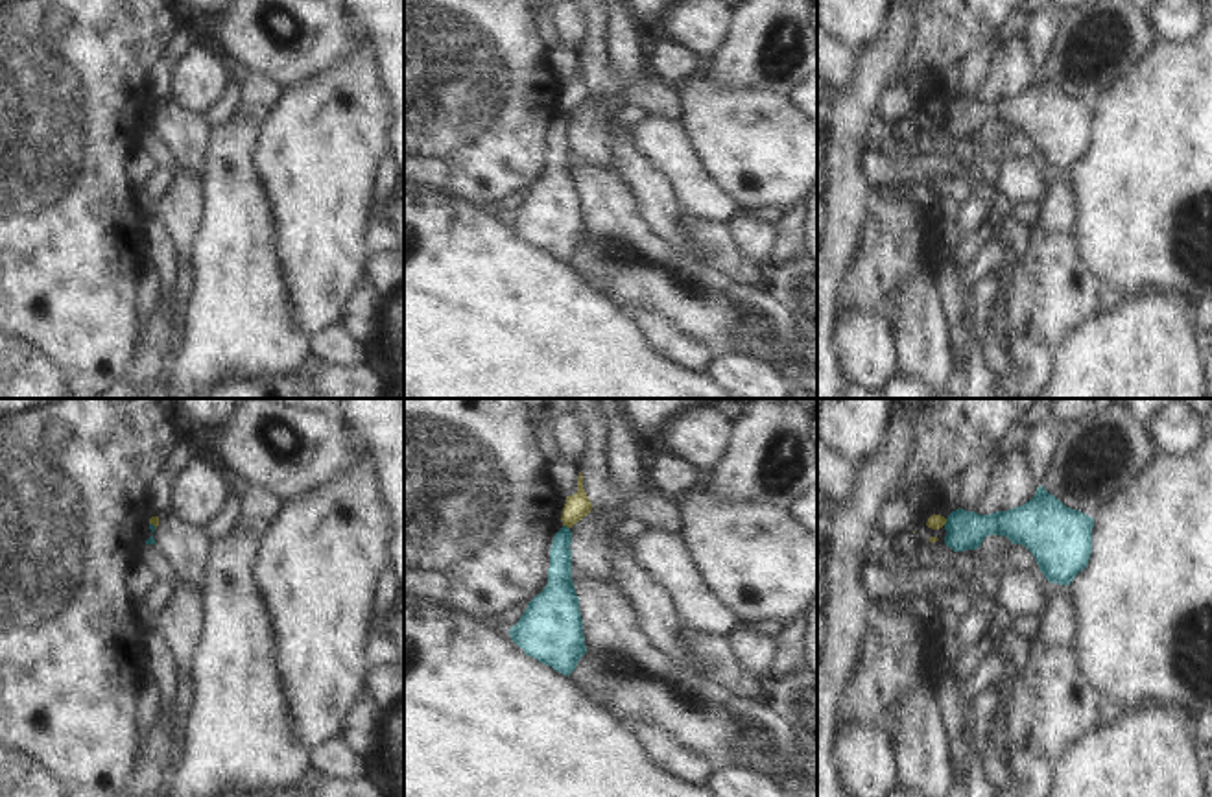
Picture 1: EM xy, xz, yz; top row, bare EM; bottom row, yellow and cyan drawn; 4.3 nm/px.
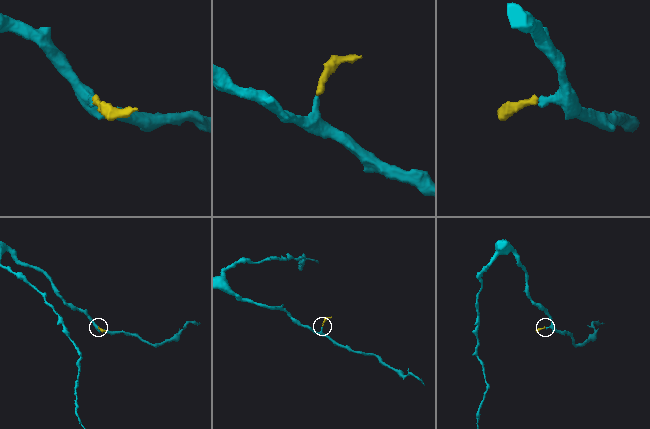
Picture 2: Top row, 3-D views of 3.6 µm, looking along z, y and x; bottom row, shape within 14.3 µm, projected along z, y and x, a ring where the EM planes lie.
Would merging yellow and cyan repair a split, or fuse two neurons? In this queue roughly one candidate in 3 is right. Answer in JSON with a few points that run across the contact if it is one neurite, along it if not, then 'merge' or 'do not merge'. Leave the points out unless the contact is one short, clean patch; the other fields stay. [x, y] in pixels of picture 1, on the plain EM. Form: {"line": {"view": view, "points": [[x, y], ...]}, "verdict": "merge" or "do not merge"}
{"line": {"view": "xz", "points": [[563, 111], [569, 115]]}, "verdict": "do not merge"}

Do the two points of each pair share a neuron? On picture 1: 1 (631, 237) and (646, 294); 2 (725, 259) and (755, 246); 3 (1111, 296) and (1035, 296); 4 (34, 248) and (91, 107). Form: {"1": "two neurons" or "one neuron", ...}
{"1": "one neuron", "2": "two neurons", "3": "one neuron", "4": "one neuron"}

